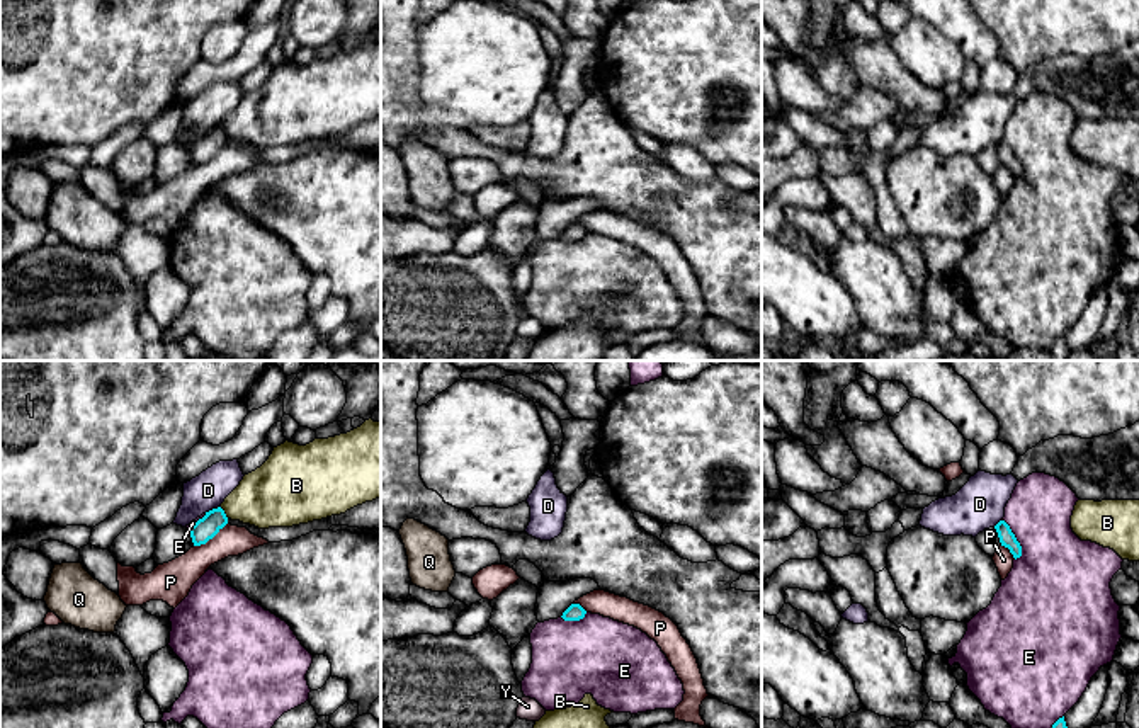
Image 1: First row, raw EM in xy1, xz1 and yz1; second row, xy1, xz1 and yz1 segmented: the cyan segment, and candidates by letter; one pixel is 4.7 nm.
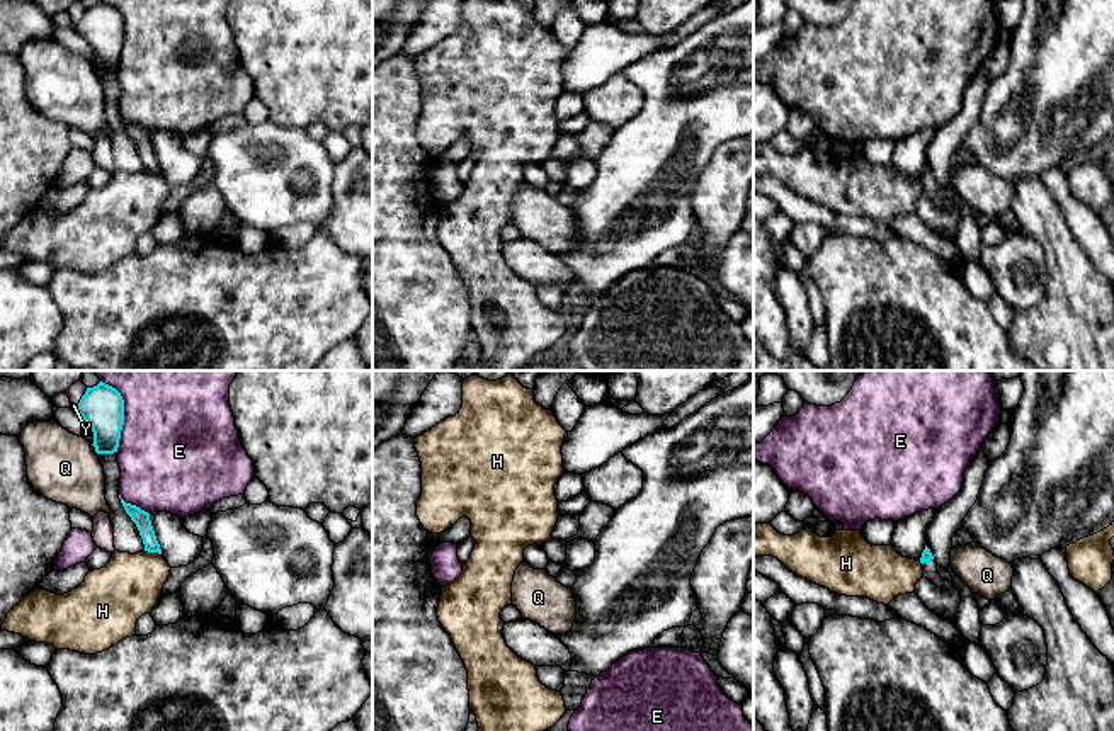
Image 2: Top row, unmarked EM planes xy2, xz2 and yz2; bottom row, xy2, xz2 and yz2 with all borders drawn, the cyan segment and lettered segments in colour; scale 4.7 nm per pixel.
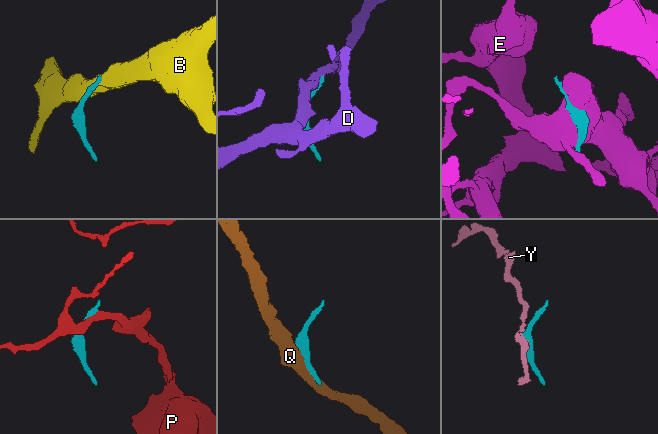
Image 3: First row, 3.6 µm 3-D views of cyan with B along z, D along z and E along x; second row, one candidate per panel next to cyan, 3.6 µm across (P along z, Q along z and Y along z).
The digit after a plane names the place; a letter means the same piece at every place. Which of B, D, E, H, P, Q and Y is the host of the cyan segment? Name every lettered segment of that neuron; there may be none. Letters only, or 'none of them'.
none of them

